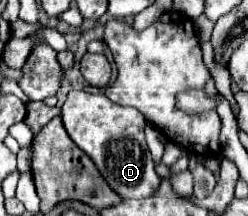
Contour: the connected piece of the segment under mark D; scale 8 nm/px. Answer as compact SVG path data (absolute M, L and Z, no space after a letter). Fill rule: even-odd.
M71 90L67 94L67 100L63 104L63 124L67 134L71 136L71 140L95 162L95 166L99 168L101 176L107 180L107 184L121 196L121 198L149 198L151 194L155 194L155 190L159 188L161 178L157 176L155 168L153 168L153 160L151 160L151 152L147 148L145 142L145 116L135 110L135 108L123 108L115 102L111 102L105 94L89 94L89 92L77 92Z

